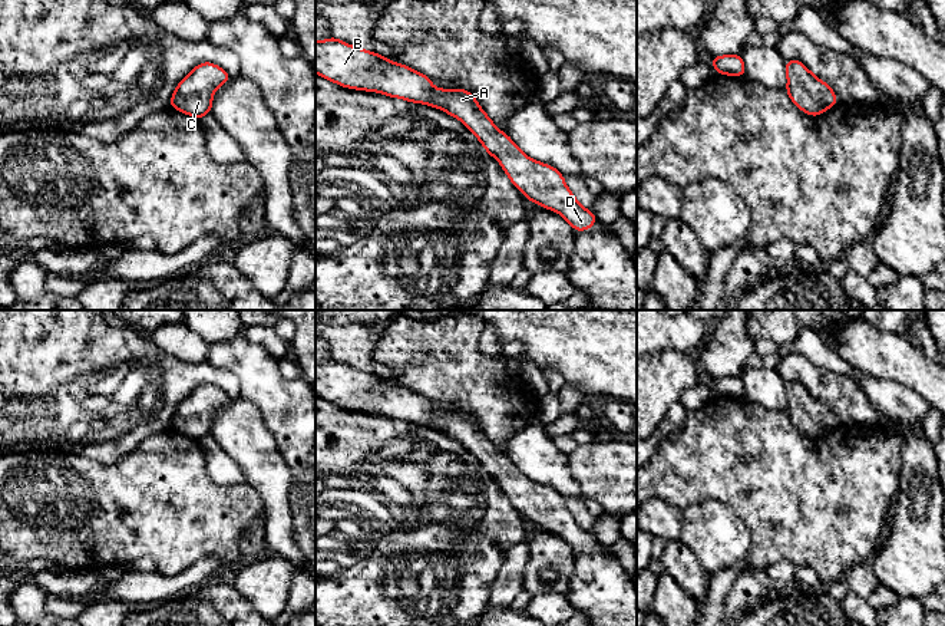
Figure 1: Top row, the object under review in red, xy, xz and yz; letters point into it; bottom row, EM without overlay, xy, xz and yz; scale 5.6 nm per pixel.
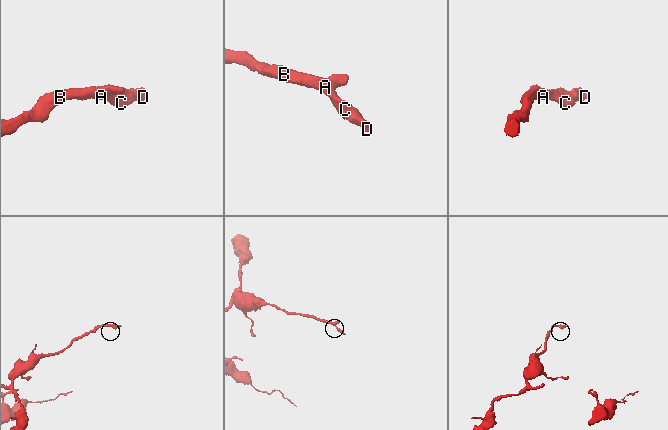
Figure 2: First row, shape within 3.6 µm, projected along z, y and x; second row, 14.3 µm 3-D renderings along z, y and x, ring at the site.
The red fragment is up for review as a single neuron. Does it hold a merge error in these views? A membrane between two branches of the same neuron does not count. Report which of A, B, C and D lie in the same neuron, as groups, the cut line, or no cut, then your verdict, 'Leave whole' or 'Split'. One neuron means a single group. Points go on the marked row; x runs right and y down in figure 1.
Groups: A B C D. No split. Leave whole

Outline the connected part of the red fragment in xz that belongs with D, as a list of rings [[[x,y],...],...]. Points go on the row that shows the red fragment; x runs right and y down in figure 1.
[[[336,37],[315,42],[315,73],[343,88],[379,92],[445,111],[476,135],[528,201],[561,214],[575,231],[591,230],[597,221],[595,214],[574,197],[564,175],[526,156],[506,132],[493,125],[469,90],[437,89],[426,75]]]

